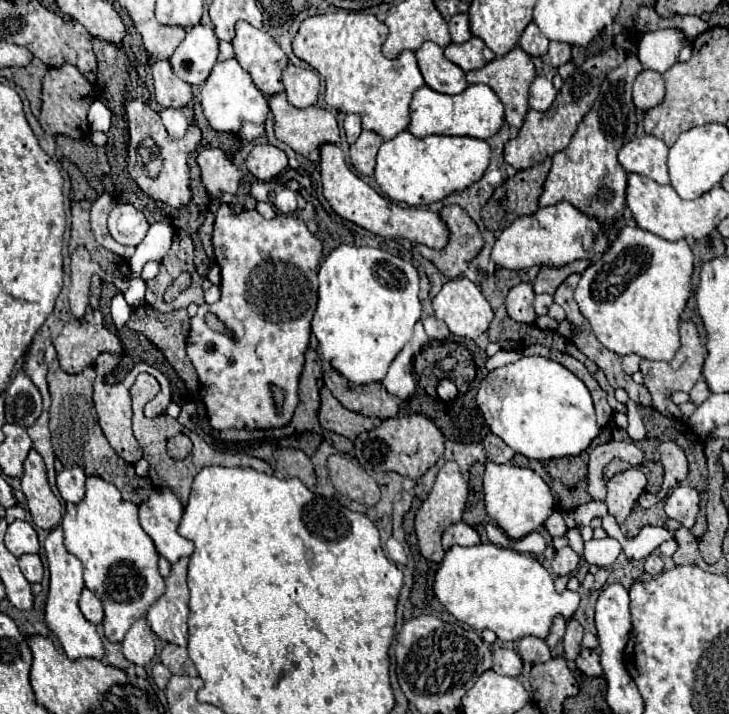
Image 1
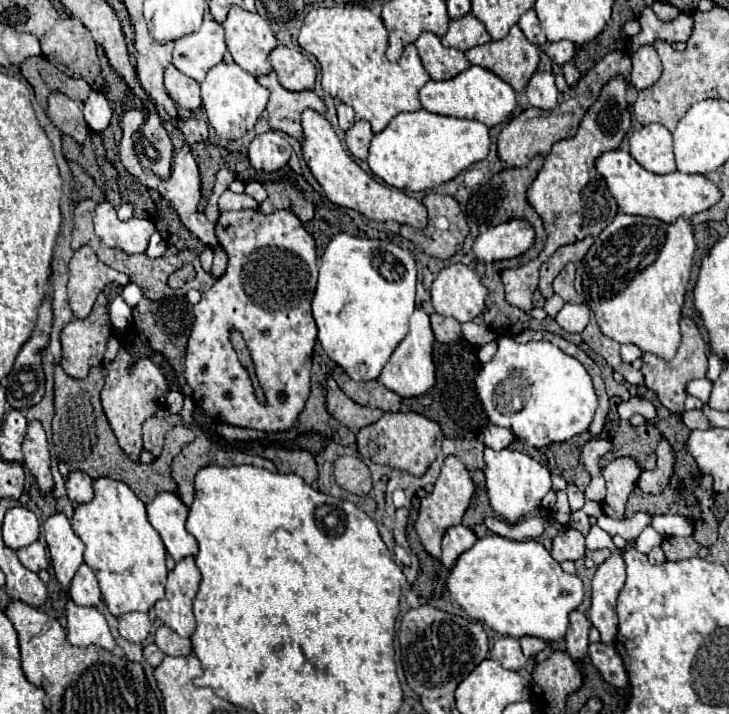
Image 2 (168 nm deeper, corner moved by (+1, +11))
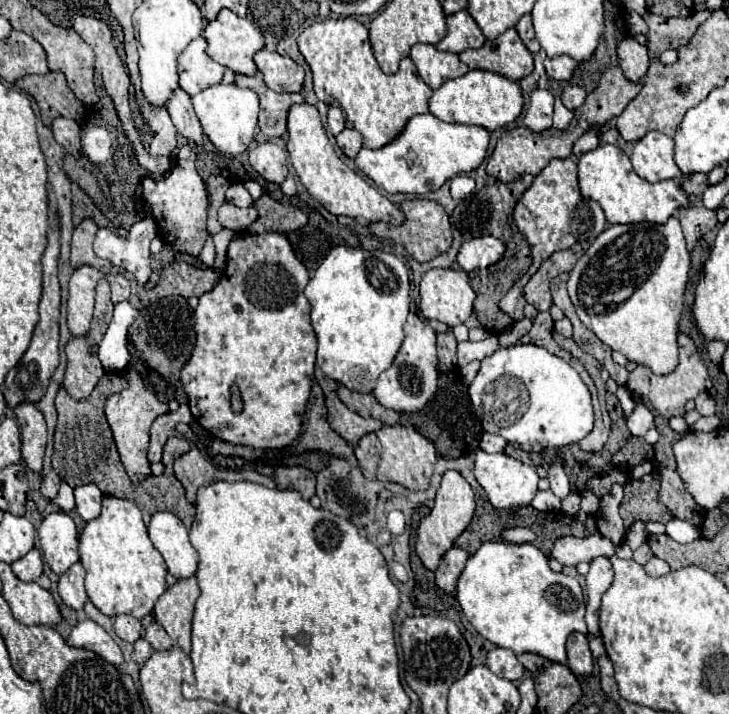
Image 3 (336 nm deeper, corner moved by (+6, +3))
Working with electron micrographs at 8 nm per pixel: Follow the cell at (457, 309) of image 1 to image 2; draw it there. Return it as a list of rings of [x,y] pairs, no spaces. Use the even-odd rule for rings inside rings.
[[[450,264],[436,276],[430,296],[438,314],[452,316],[464,324],[472,322],[482,312],[488,290],[470,266]]]

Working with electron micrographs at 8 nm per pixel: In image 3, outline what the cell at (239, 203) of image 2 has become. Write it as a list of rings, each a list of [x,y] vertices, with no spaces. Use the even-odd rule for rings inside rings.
[[[225,202],[219,208],[219,222],[223,228],[231,228],[235,232],[239,230],[247,230],[253,222],[257,220],[257,210],[251,208],[237,208],[231,202]]]

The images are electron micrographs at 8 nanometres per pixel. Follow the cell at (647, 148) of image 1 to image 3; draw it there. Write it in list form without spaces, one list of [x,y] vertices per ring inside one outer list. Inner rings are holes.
[[[661,132],[645,134],[633,148],[631,164],[635,172],[645,178],[647,182],[661,182],[661,180],[681,180],[683,172],[675,164],[673,158],[673,138]]]

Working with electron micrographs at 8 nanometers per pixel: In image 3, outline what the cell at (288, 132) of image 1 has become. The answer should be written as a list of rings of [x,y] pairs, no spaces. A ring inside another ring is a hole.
[[[255,72],[253,76],[235,76],[239,88],[249,88],[259,96],[259,128],[267,136],[285,136],[287,134],[287,108],[295,102],[303,102],[303,96],[297,92],[275,92],[263,84],[263,76]]]

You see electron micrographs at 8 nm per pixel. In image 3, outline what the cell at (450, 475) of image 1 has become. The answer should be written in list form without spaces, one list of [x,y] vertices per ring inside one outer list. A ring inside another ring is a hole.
[[[447,470],[443,474],[441,486],[437,490],[435,496],[435,506],[431,510],[431,514],[427,518],[423,518],[423,522],[417,528],[417,556],[421,558],[423,566],[429,570],[437,570],[441,556],[453,546],[453,542],[457,540],[457,536],[471,524],[475,514],[475,492],[469,486],[469,482],[455,470]]]

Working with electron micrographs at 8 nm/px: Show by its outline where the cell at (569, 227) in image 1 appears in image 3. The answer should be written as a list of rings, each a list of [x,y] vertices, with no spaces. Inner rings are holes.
[[[481,236],[461,244],[455,264],[459,270],[471,272],[475,268],[485,268],[495,264],[497,260],[501,260],[501,256],[503,256],[503,242],[495,240],[493,236]]]

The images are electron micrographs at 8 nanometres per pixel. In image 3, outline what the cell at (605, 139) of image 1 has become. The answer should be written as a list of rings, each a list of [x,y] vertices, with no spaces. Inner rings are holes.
[[[589,130],[585,132],[573,146],[573,154],[565,160],[551,160],[539,176],[535,176],[533,184],[529,186],[529,190],[521,196],[521,200],[517,202],[515,210],[513,210],[513,220],[519,228],[519,232],[525,236],[529,248],[531,248],[531,256],[533,256],[533,264],[529,268],[529,272],[517,280],[513,284],[513,288],[501,298],[499,308],[511,316],[513,320],[521,320],[523,318],[523,308],[525,308],[525,298],[523,298],[523,286],[527,284],[527,280],[531,278],[531,274],[539,268],[539,264],[543,260],[547,260],[553,252],[557,250],[567,250],[577,242],[593,242],[605,228],[605,214],[599,208],[599,204],[595,204],[593,200],[587,200],[581,196],[579,192],[579,182],[577,182],[577,162],[581,158],[581,154],[589,152],[591,148],[599,146],[599,130]]]

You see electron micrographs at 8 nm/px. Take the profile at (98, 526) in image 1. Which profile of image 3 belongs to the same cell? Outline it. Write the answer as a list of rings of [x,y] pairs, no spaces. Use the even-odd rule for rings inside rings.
[[[103,498],[101,516],[87,522],[79,538],[81,564],[87,570],[85,590],[89,600],[107,616],[133,614],[143,618],[153,612],[153,604],[167,590],[167,564],[147,536],[141,510],[131,500]]]

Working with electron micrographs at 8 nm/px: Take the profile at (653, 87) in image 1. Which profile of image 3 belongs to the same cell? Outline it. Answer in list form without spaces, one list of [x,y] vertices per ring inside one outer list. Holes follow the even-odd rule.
[[[625,38],[619,44],[617,54],[619,54],[619,66],[631,82],[639,82],[647,74],[647,68],[649,68],[647,46],[635,42],[633,38]]]

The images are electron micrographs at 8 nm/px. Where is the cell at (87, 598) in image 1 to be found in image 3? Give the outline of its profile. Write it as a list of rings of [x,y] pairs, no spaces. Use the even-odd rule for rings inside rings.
[[[79,562],[73,564],[59,578],[59,594],[63,602],[73,610],[81,610],[83,604],[87,602],[87,592],[85,592],[83,582],[85,582],[85,568]]]

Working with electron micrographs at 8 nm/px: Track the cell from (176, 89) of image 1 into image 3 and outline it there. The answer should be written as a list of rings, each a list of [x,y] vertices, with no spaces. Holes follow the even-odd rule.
[[[181,88],[175,90],[175,96],[171,98],[171,104],[167,106],[169,110],[169,116],[177,128],[177,132],[189,140],[189,144],[195,144],[195,146],[203,146],[205,142],[205,134],[203,134],[203,128],[193,112],[193,106],[191,106],[191,96],[187,92],[183,92]]]

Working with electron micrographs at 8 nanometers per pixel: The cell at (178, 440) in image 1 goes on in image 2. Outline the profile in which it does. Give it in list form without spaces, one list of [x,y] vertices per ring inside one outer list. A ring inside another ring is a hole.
[[[58,364],[54,366],[56,416],[52,420],[52,434],[54,434],[54,452],[58,460],[64,462],[70,470],[82,470],[92,478],[108,476],[126,482],[144,504],[148,504],[152,496],[160,492],[176,492],[176,484],[170,478],[170,462],[186,444],[194,440],[194,432],[186,426],[174,426],[166,434],[166,444],[162,448],[160,458],[156,458],[152,464],[130,460],[128,454],[118,446],[118,440],[102,412],[100,390],[104,386],[104,376],[106,372],[102,366],[94,366],[86,378],[72,378]]]

